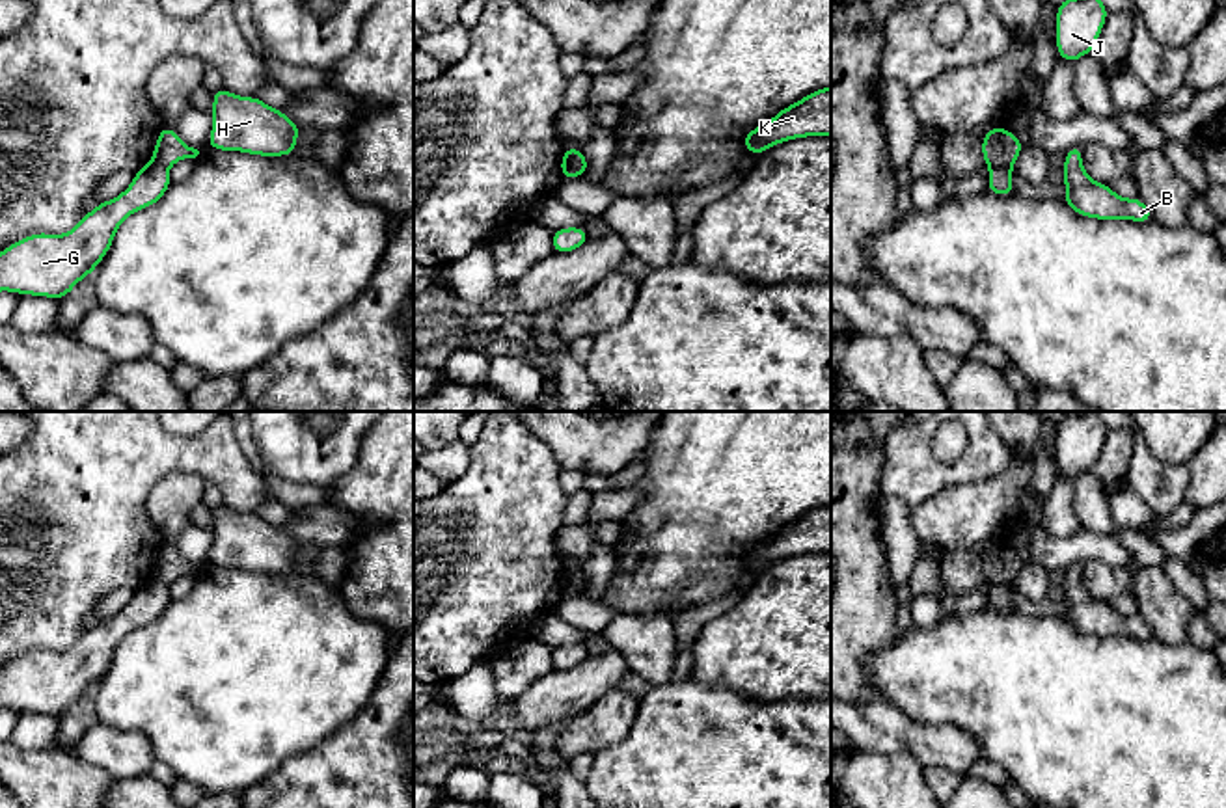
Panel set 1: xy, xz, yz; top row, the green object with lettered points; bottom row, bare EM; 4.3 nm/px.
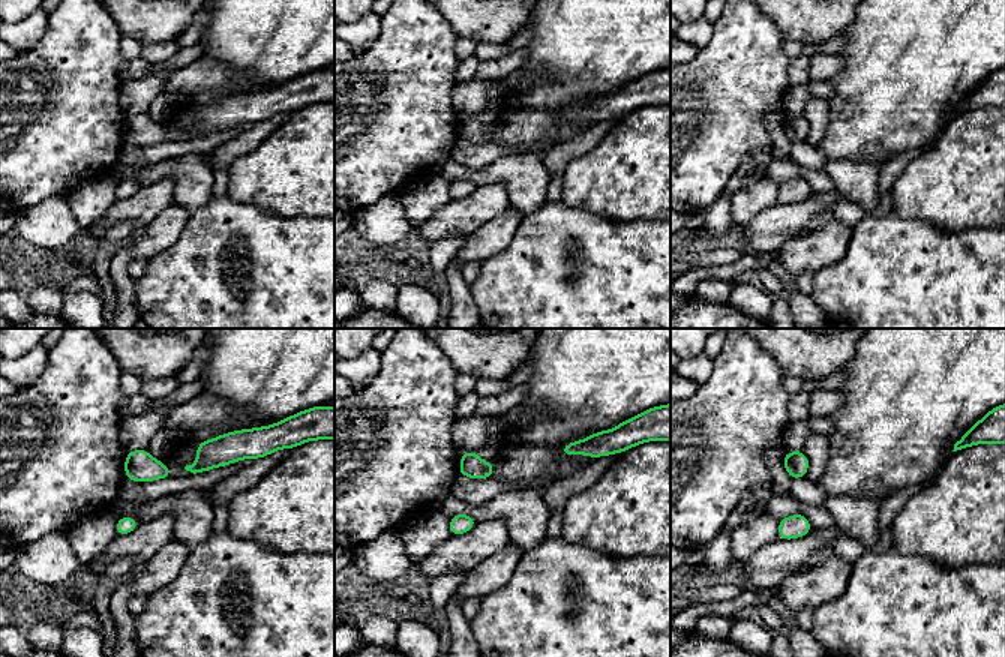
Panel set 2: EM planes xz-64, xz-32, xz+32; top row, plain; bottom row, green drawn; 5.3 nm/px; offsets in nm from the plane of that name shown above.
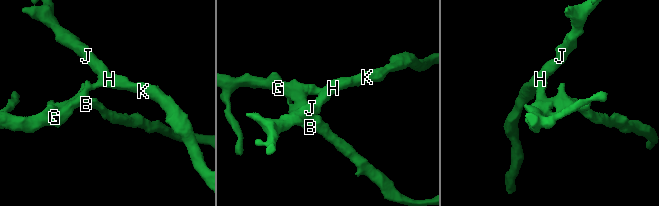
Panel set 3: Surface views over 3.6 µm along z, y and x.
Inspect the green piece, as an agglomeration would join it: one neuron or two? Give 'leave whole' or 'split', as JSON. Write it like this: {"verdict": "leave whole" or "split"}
{"verdict": "split"}

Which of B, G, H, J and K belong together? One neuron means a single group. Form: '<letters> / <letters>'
B G / H J K

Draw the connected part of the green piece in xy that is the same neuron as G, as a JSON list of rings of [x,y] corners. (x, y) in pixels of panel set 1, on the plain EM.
[[[149,577],[123,611],[97,620],[69,650],[35,650],[7,663],[0,668],[0,709],[65,715],[110,668],[123,637],[160,618],[170,601],[168,585]]]

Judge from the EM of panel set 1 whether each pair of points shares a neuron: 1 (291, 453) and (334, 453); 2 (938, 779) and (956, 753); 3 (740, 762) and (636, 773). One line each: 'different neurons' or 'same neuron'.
1: same neuron
2: different neurons
3: same neuron

